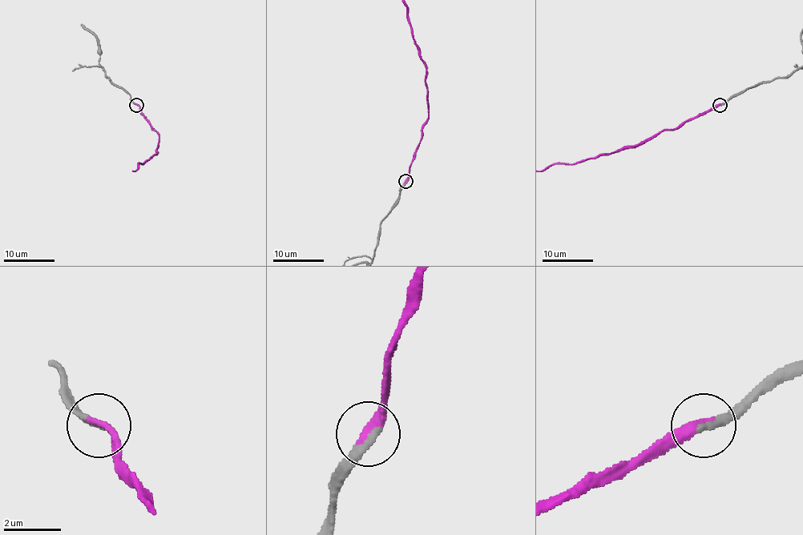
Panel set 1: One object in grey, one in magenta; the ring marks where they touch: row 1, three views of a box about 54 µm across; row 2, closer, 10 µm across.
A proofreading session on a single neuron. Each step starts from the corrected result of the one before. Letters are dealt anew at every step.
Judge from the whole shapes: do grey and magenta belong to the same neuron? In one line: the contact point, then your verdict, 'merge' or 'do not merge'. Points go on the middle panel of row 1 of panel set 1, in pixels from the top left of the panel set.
(405, 181) | merge

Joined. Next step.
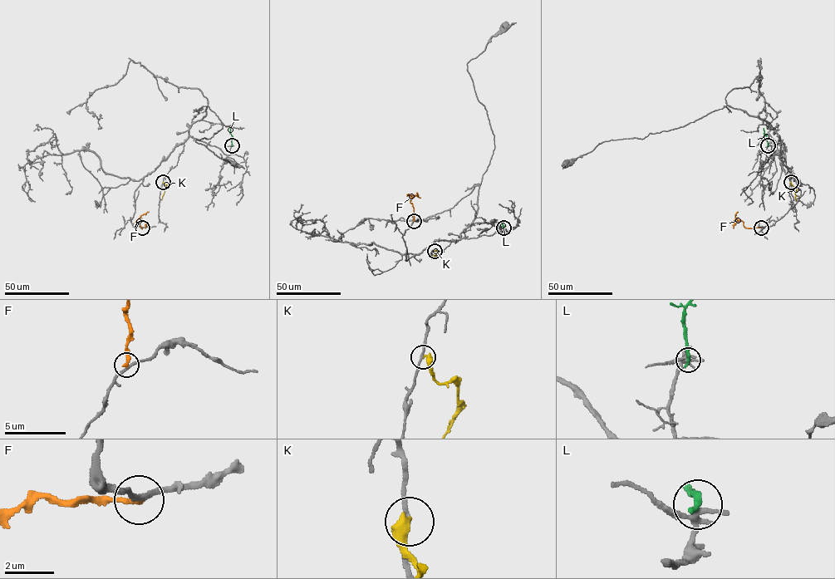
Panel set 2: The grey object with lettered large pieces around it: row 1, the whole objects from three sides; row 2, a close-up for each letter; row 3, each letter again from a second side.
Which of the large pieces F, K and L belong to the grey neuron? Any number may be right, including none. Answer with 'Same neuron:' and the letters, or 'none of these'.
Same neuron: none of these

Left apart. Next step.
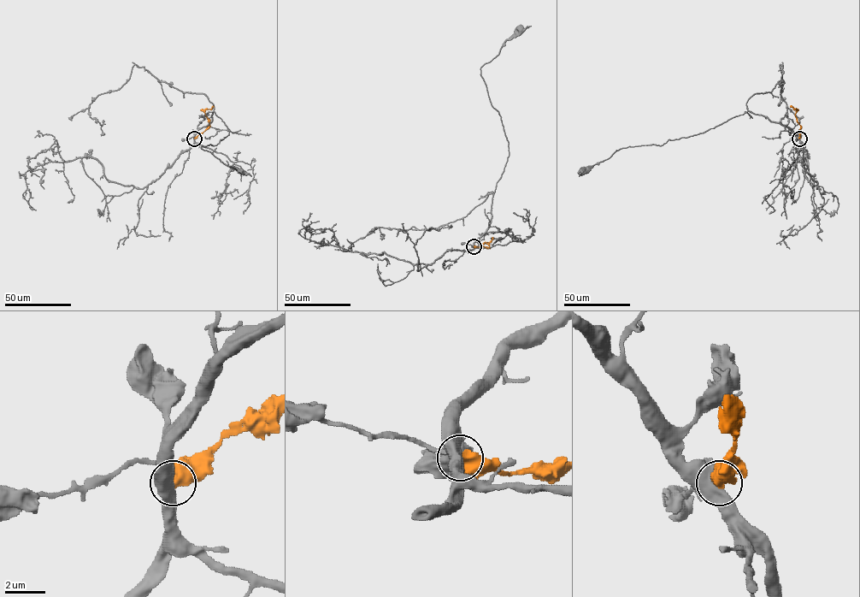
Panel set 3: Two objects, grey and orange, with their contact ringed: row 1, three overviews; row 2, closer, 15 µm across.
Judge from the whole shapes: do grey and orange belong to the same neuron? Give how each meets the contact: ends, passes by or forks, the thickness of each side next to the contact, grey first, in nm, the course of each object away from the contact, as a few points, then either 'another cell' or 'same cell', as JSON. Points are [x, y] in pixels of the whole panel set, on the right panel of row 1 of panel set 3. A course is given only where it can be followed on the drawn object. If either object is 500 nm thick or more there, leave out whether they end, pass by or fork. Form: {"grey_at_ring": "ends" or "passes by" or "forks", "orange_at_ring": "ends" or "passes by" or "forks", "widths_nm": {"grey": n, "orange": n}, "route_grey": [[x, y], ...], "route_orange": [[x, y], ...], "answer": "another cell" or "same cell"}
{"widths_nm": {"grey": 440, "orange": 800}, "route_grey": [[799, 138], [789, 127], [746, 111], [703, 132], [668, 139], [662, 144], [621, 148], [581, 171]], "route_orange": [[799, 138], [801, 126], [797, 121], [795, 109], [790, 106]], "answer": "another cell"}

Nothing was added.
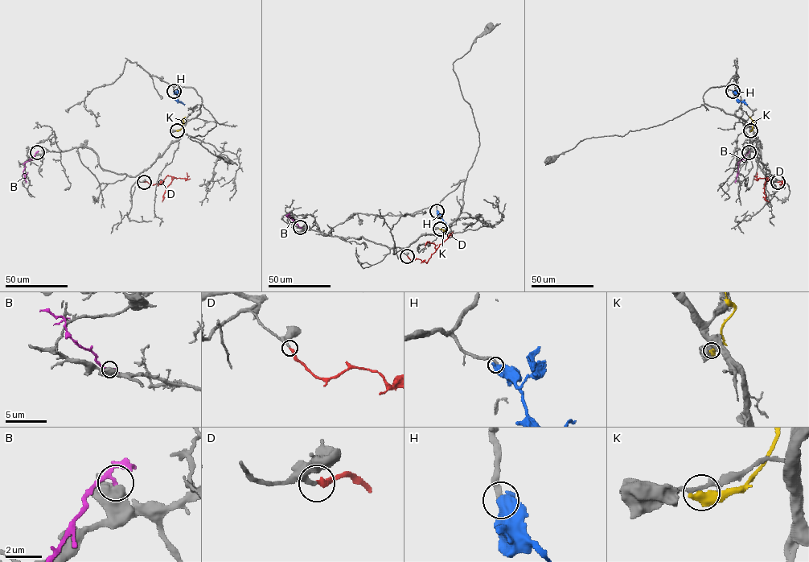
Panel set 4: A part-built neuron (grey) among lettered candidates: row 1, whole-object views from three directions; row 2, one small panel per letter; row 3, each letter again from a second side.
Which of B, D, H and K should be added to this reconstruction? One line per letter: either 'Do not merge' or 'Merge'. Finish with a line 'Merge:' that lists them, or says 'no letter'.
B: Do not merge
D: Merge
H: Merge
K: Do not merge
Merge: D, H

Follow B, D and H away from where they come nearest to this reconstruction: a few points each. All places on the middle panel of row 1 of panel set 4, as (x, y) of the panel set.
B: (300, 227), (286, 216), (289, 213)
D: (407, 255), (412, 260), (420, 259), (426, 262), (436, 249), (435, 245), (430, 242), (425, 247)
H: (437, 211), (448, 225)

